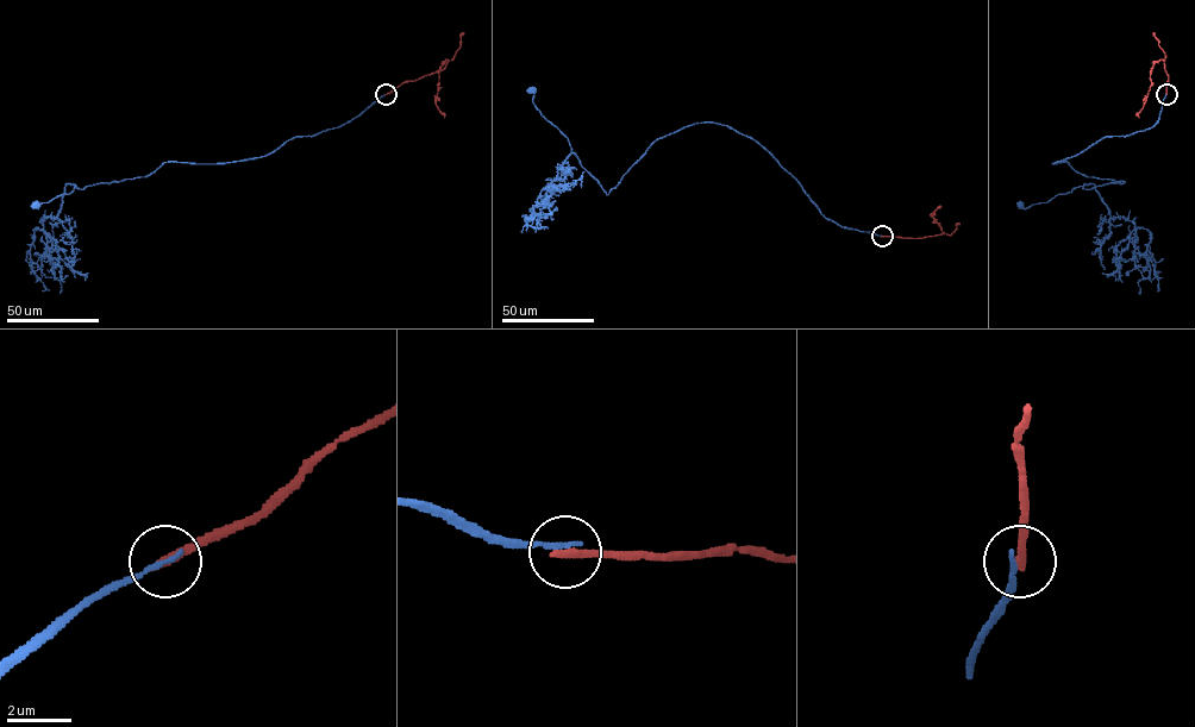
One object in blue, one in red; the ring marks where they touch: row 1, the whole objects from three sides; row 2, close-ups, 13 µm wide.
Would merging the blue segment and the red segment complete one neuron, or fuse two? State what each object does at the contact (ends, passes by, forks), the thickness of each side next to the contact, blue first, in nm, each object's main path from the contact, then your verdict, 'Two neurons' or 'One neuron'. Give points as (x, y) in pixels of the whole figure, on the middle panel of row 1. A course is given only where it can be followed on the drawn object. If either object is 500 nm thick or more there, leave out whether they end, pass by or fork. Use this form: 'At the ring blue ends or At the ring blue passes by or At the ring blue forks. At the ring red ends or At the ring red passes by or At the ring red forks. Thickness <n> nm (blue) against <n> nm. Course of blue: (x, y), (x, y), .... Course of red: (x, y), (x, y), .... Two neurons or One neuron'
At the ring blue ends. At the ring red ends. Thickness 160 nm (blue) against 280 nm. Course of blue: (882, 236), (827, 219), (762, 146), (715, 123), (658, 138), (607, 194), (536, 107), (532, 91). Course of red: (882, 236), (919, 238), (943, 233), (931, 214), (940, 208). Two neurons

